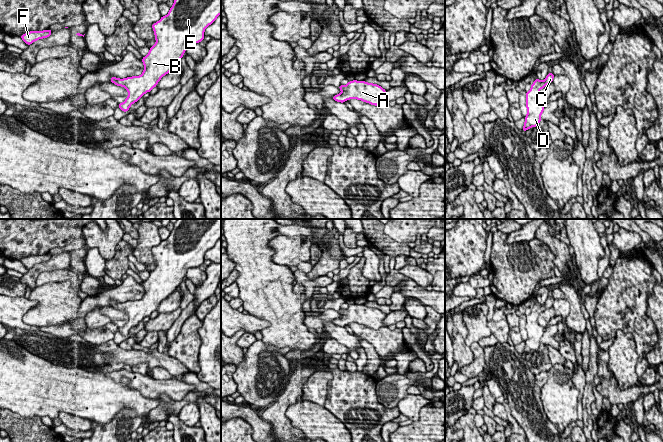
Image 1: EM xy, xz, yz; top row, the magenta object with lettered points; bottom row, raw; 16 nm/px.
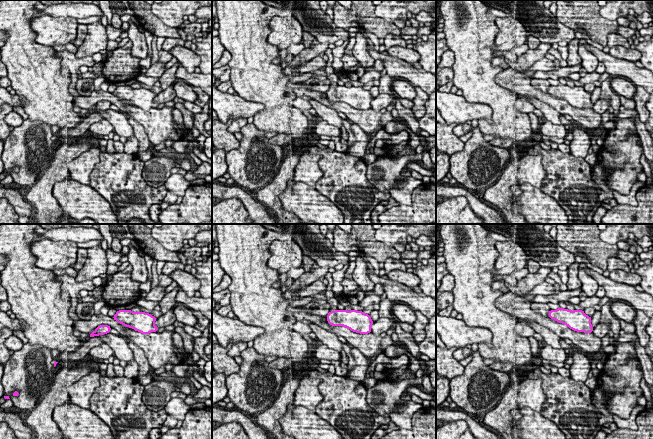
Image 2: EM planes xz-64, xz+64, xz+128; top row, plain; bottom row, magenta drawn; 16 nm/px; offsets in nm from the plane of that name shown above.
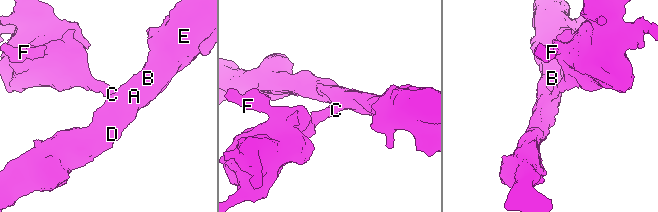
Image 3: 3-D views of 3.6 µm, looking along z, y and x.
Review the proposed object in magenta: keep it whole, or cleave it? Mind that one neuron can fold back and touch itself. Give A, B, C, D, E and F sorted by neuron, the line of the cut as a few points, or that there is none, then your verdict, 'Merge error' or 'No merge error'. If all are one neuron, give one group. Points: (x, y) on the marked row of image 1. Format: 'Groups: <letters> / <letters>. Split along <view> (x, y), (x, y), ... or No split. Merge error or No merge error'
Groups: A B C D E F. No split. No merge error

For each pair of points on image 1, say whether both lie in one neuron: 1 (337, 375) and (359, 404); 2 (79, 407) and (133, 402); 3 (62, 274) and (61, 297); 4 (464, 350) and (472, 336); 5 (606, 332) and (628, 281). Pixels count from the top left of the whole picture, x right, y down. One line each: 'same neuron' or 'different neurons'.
1: same neuron
2: same neuron
3: different neurons
4: different neurons
5: same neuron

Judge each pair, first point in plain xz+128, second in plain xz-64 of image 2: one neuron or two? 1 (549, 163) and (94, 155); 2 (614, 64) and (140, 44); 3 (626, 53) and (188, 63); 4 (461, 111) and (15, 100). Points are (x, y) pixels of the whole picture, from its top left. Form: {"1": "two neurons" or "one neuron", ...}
{"1": "two neurons", "2": "two neurons", "3": "one neuron", "4": "one neuron"}

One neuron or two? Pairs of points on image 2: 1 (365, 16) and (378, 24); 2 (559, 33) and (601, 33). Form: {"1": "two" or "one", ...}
{"1": "one", "2": "two"}

